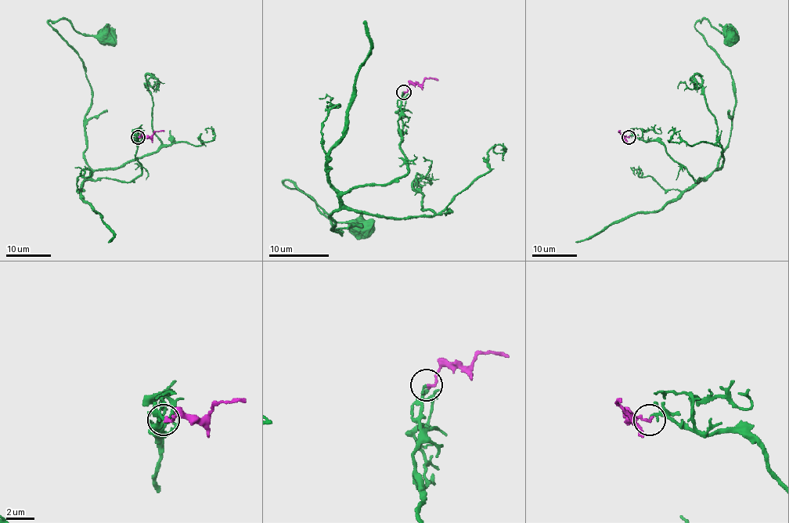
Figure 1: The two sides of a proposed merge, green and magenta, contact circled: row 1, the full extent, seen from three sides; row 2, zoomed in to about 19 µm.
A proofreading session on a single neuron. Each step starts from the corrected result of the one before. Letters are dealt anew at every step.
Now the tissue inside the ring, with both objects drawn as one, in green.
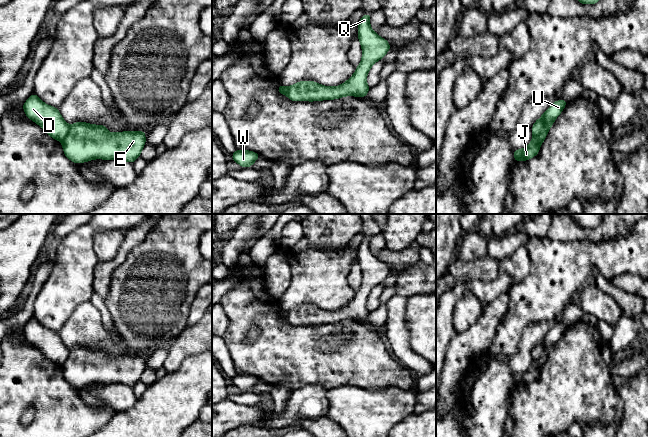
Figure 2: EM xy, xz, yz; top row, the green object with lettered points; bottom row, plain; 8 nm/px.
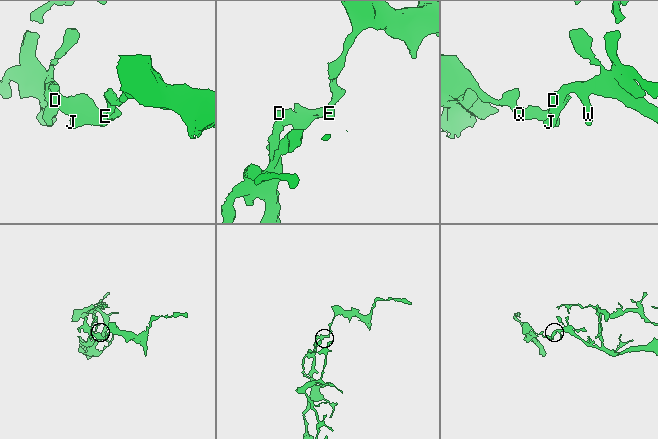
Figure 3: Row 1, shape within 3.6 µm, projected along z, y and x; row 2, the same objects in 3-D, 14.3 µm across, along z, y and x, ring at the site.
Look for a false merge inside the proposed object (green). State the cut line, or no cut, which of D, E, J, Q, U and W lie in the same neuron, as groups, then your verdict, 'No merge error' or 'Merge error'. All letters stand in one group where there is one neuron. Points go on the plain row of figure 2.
Split along yz (553, 343), (547, 344), (542, 354), (533, 360). Groups: D U W / E J Q. Merge error

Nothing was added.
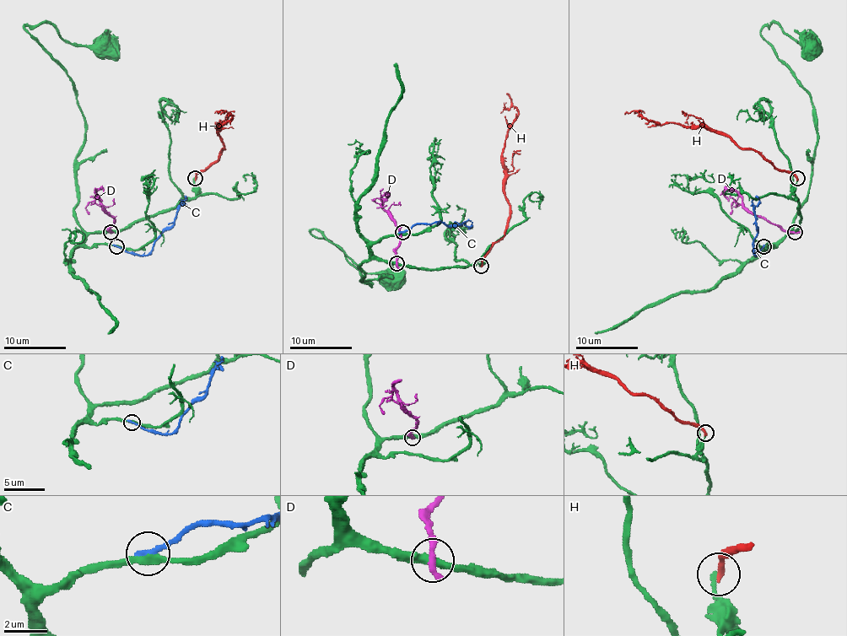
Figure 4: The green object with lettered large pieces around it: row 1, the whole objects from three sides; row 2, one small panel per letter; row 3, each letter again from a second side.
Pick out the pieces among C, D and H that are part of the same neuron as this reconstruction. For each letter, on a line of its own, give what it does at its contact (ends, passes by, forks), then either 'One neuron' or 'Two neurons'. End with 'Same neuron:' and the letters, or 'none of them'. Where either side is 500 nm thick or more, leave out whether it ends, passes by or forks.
C: It ends there. Two neurons
D: It ends there. Two neurons
H: It ends there. Two neurons
Same neuron: none of them

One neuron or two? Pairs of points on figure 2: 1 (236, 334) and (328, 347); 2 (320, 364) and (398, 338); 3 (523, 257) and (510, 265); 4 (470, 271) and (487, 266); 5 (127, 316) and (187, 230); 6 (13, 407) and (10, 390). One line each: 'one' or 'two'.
1: one
2: two
3: one
4: one
5: one
6: one

